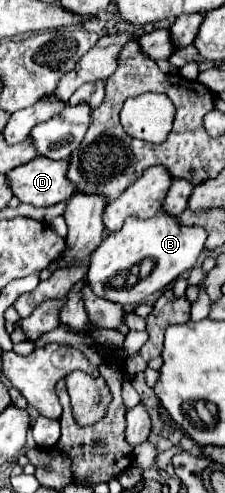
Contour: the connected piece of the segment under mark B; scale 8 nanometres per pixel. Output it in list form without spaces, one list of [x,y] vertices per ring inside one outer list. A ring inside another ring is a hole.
[[[158,211],[150,219],[130,215],[124,221],[122,229],[110,233],[94,251],[94,255],[90,255],[90,267],[86,275],[88,285],[100,299],[108,299],[120,305],[138,305],[152,293],[162,291],[166,285],[176,281],[184,271],[192,269],[204,249],[206,237],[208,235],[202,227],[186,227],[174,215],[166,215],[166,211]],[[144,259],[152,259],[152,271],[148,273],[148,277],[138,279],[132,271]],[[118,275],[126,277],[124,287],[114,287],[112,279],[116,279]]]

